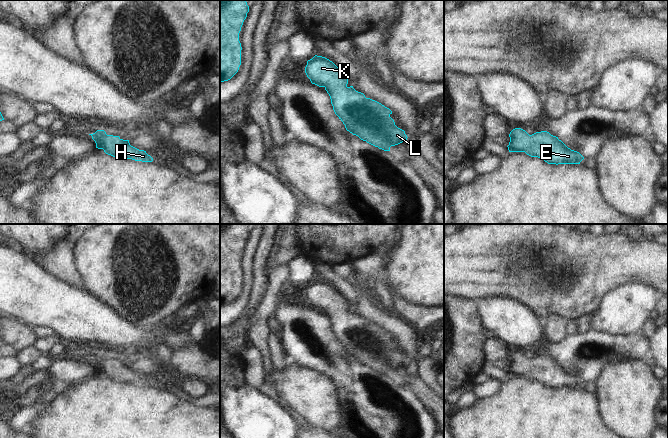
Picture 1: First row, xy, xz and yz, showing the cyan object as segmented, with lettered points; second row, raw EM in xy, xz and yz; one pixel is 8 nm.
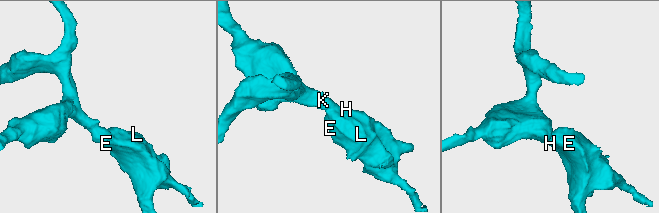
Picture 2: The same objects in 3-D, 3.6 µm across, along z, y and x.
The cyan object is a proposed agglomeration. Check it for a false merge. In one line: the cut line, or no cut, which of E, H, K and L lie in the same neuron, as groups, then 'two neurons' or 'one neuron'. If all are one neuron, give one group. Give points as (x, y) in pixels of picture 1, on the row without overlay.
cut none; groups E H K L; one neuron

